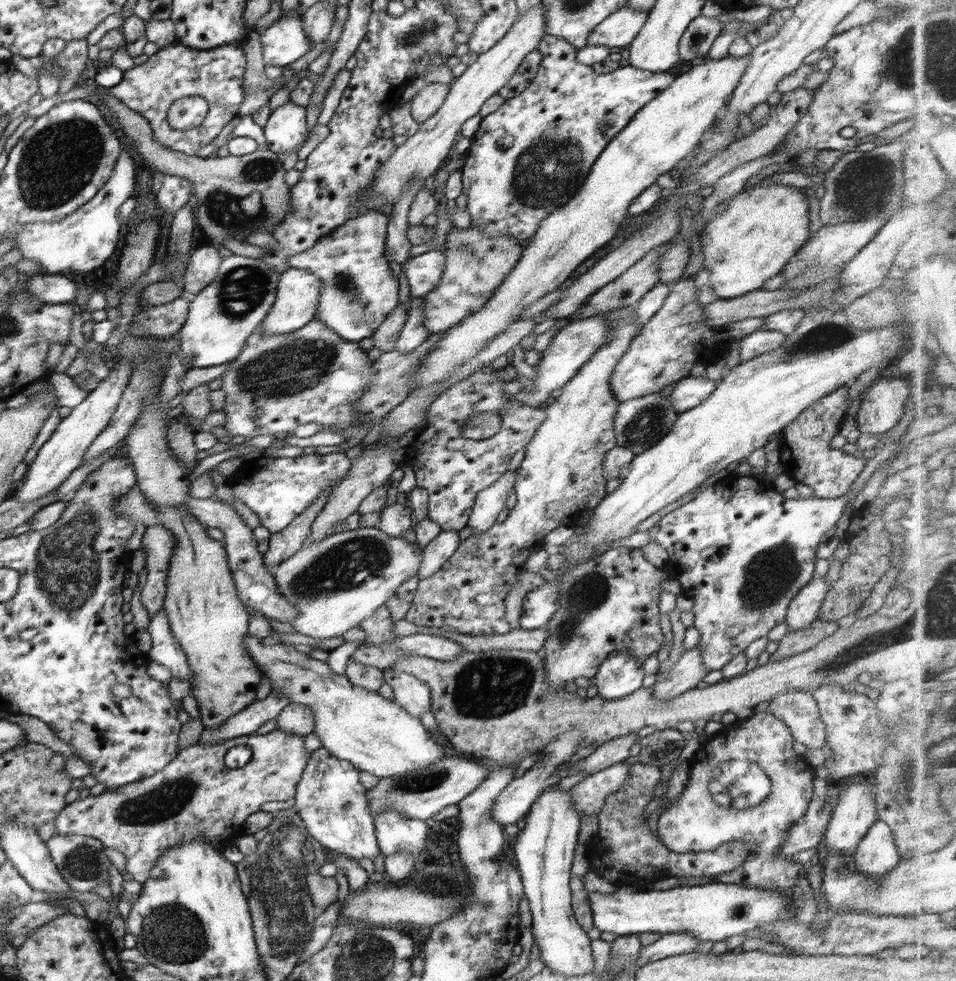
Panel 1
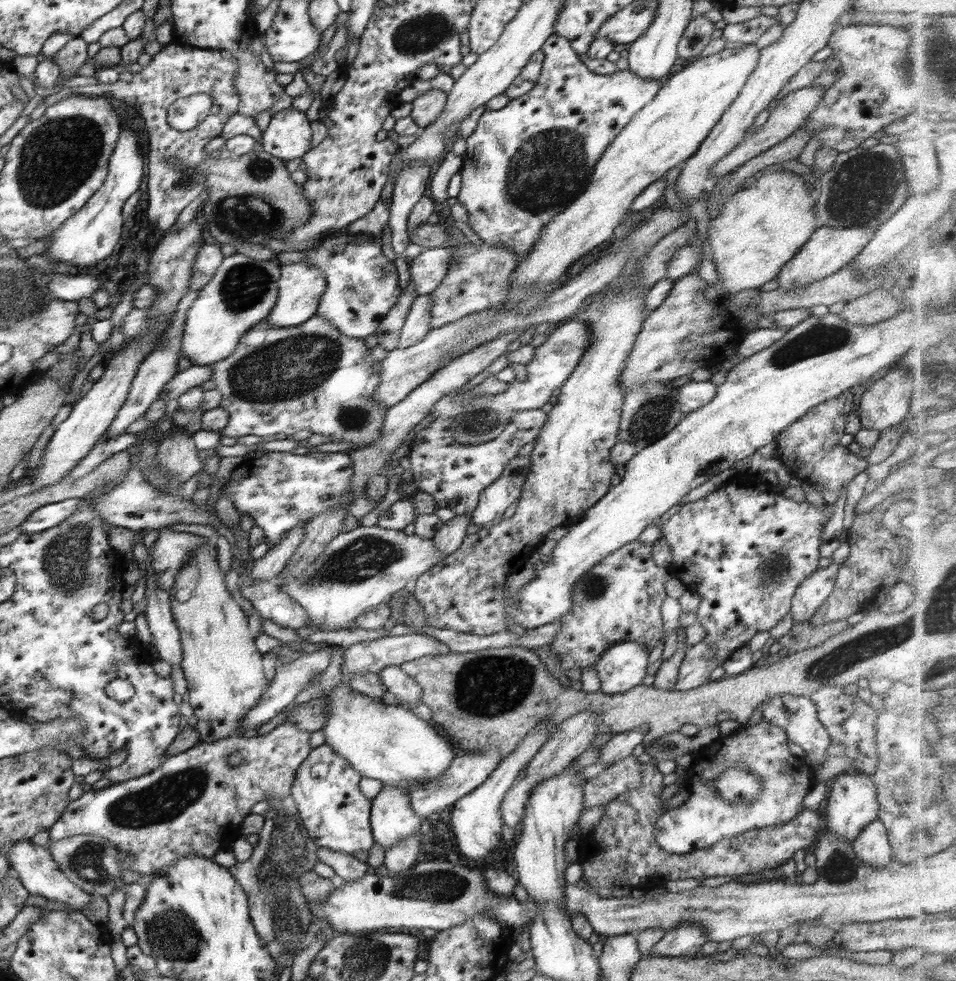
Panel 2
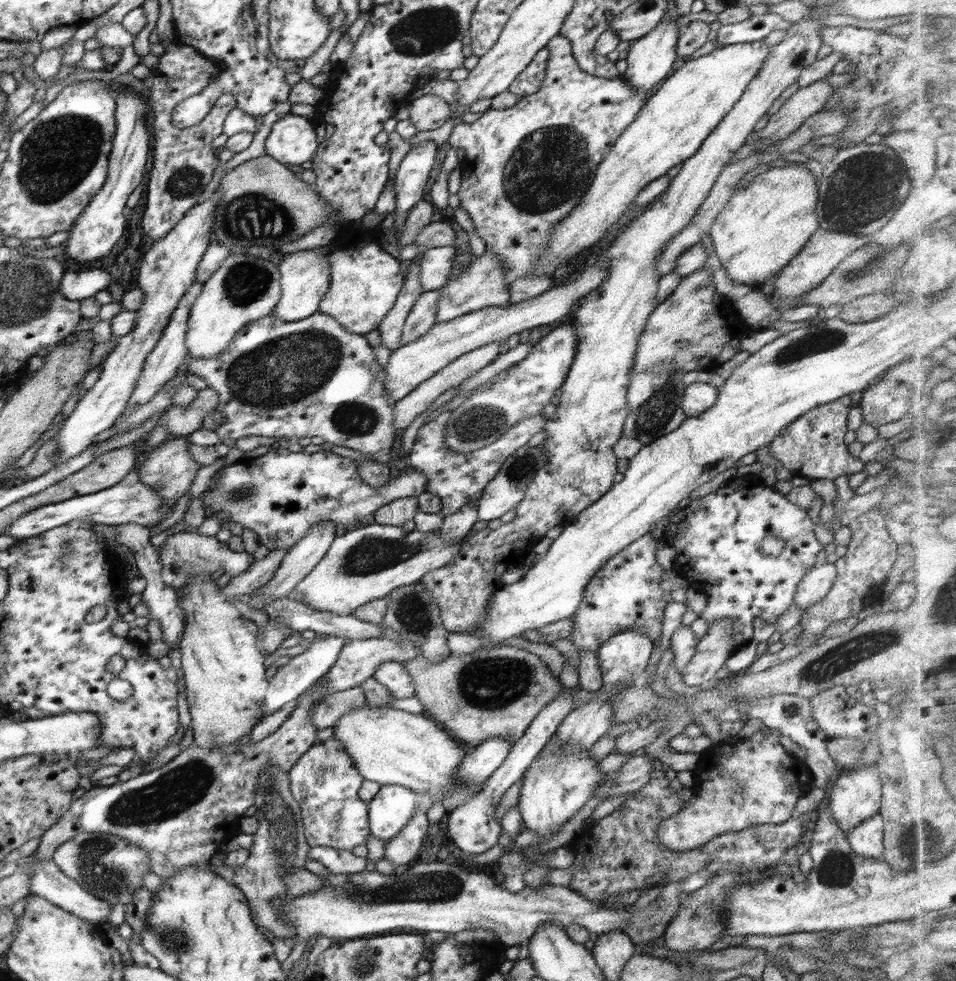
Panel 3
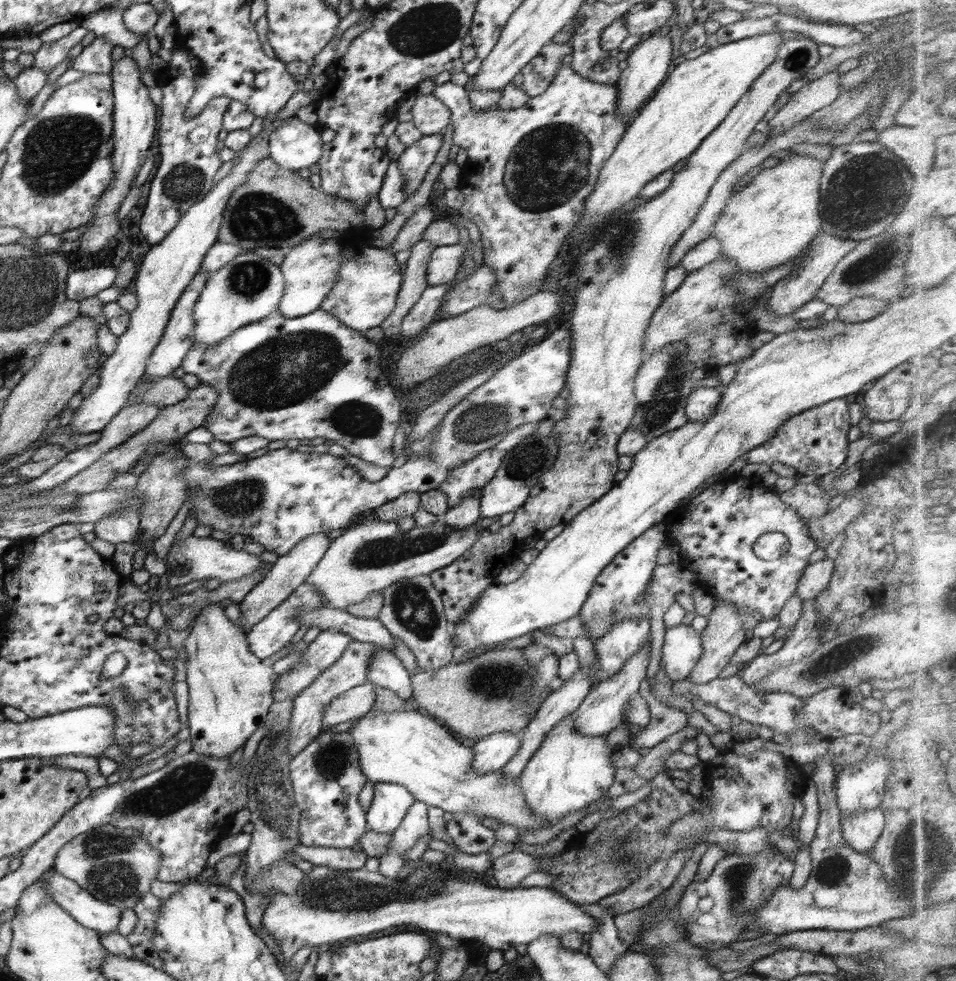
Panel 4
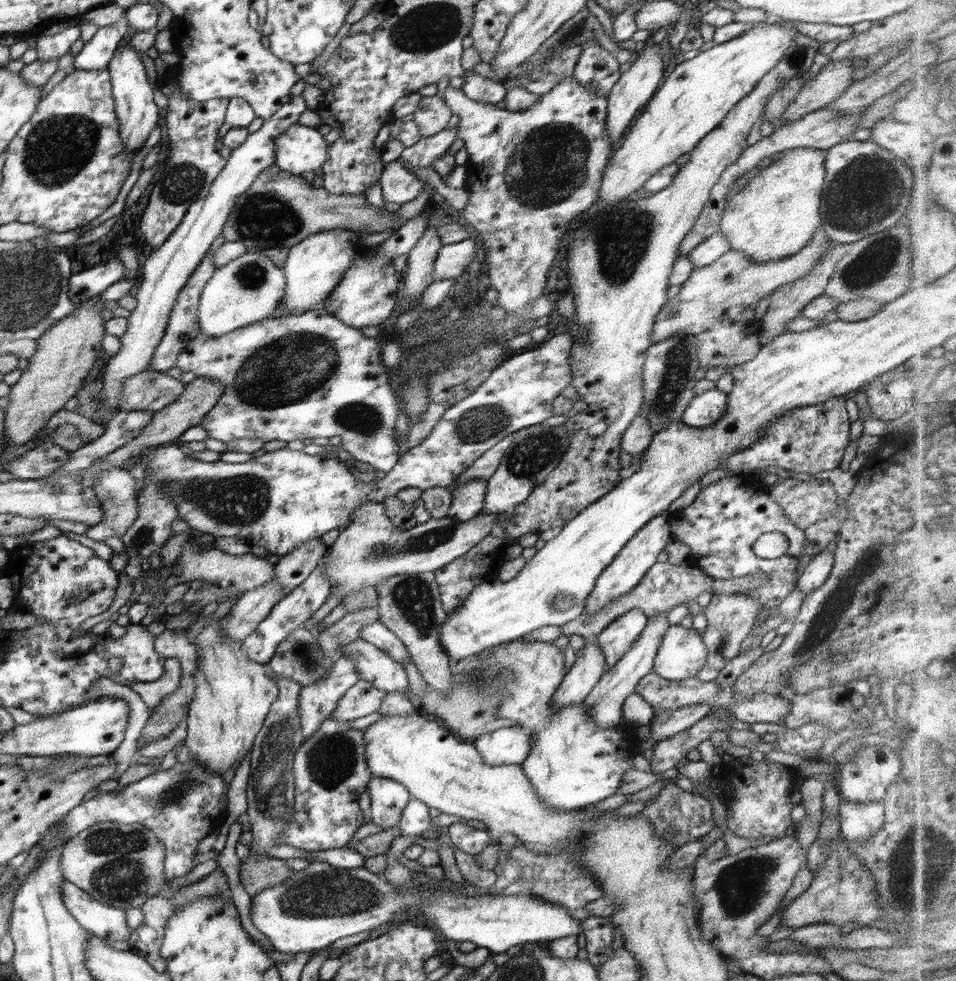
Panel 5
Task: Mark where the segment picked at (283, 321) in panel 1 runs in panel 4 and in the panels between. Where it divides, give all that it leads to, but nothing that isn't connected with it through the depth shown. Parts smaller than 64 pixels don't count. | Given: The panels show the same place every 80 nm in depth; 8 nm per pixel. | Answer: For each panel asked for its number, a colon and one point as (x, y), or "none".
2: (300, 286)
3: (305, 276)
4: (309, 269)

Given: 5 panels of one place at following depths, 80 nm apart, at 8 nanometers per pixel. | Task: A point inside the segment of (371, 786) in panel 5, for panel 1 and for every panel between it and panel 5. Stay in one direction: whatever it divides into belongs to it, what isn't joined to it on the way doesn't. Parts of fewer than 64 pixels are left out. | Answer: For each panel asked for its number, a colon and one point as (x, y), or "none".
1: (394, 833)
2: (392, 819)
3: (393, 807)
4: (390, 803)

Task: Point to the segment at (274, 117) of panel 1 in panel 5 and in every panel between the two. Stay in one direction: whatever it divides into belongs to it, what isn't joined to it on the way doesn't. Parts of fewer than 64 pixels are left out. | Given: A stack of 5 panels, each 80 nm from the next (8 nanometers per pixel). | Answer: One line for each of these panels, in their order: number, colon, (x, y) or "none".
2: (288, 136)
3: (292, 140)
4: (294, 145)
5: (301, 148)

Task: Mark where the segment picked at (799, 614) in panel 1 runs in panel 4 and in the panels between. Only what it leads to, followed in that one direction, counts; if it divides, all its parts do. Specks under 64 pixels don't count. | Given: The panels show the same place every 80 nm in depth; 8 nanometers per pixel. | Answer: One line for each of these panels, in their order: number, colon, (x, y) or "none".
2: (812, 592)
3: (817, 582)
4: (815, 577)

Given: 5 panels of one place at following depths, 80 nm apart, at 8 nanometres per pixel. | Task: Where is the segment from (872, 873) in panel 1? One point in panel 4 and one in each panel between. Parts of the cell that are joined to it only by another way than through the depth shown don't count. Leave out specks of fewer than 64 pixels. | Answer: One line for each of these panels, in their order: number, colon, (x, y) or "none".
2: (872, 847)
3: (866, 839)
4: (861, 831)

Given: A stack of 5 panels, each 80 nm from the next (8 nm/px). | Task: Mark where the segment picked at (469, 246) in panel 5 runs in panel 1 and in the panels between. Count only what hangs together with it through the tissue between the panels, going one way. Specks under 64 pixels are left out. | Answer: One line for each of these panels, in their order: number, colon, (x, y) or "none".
1: (424, 272)
2: (427, 271)
3: (436, 266)
4: (445, 261)

